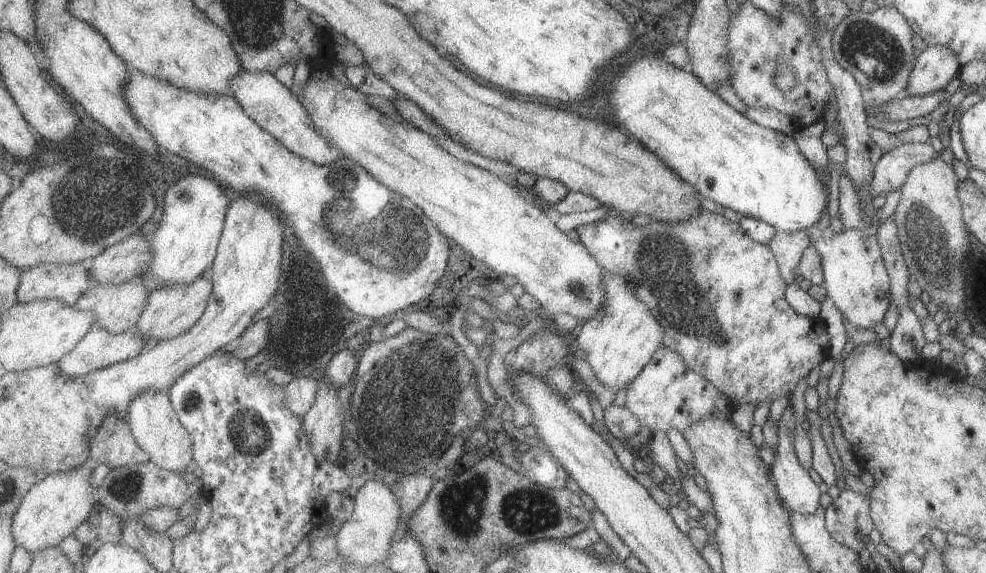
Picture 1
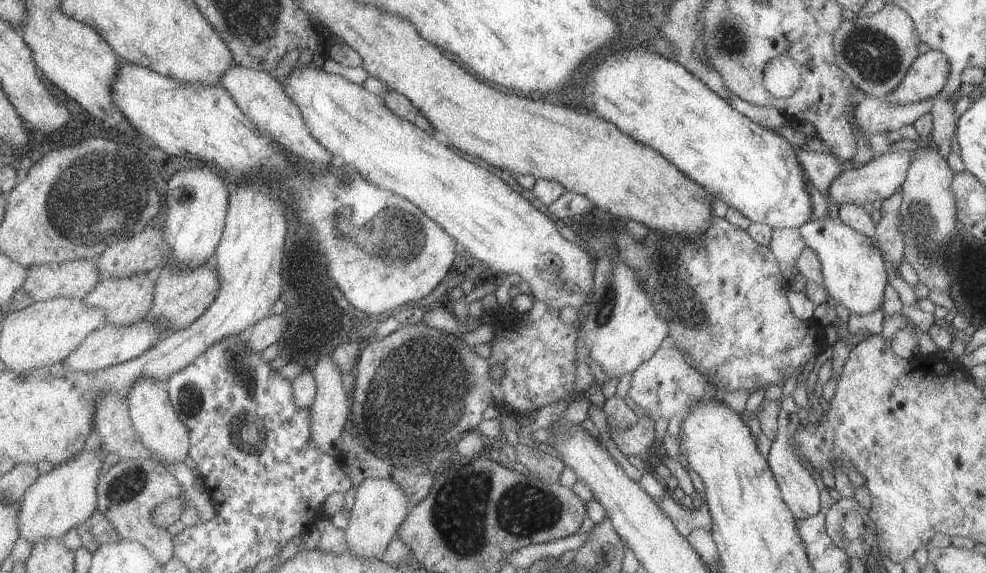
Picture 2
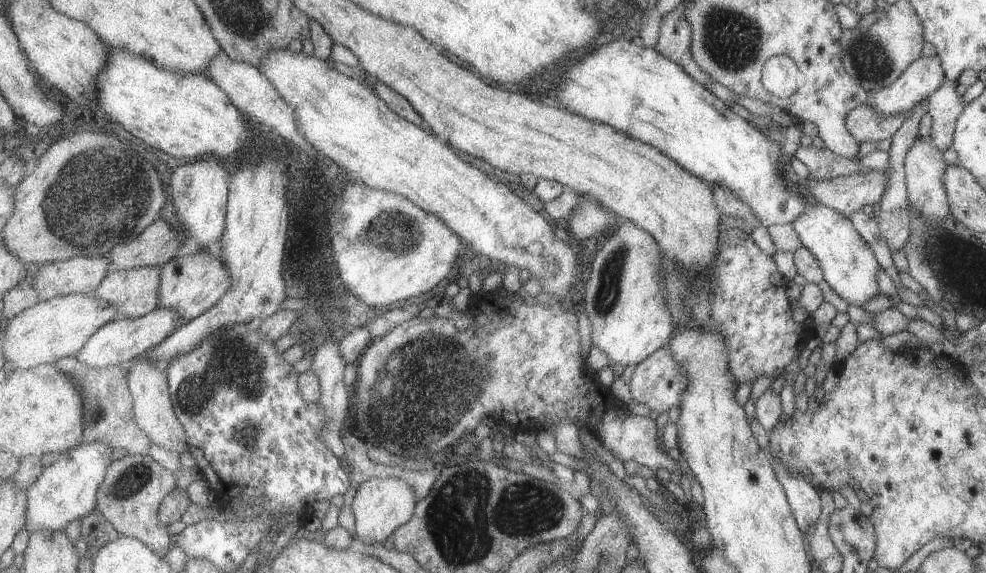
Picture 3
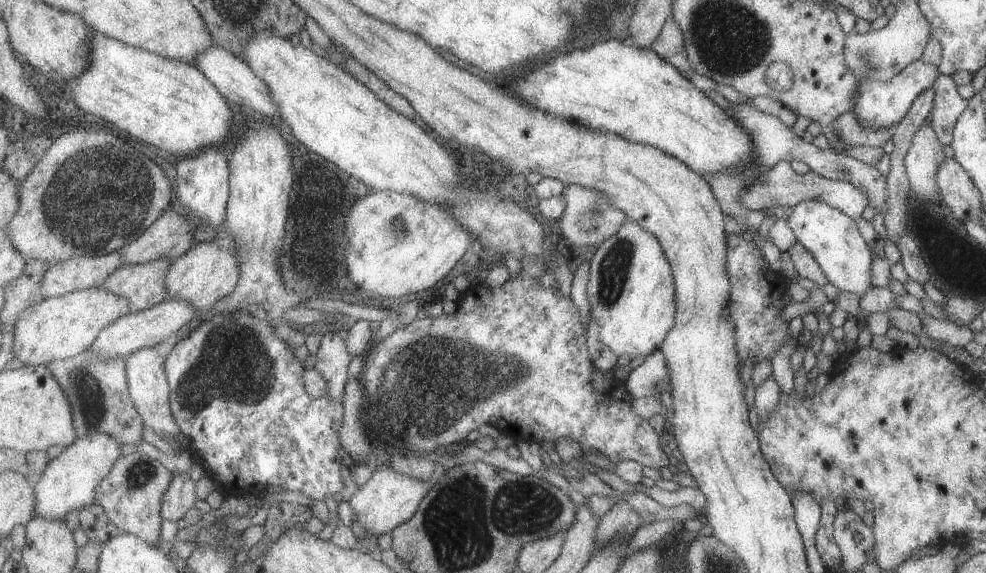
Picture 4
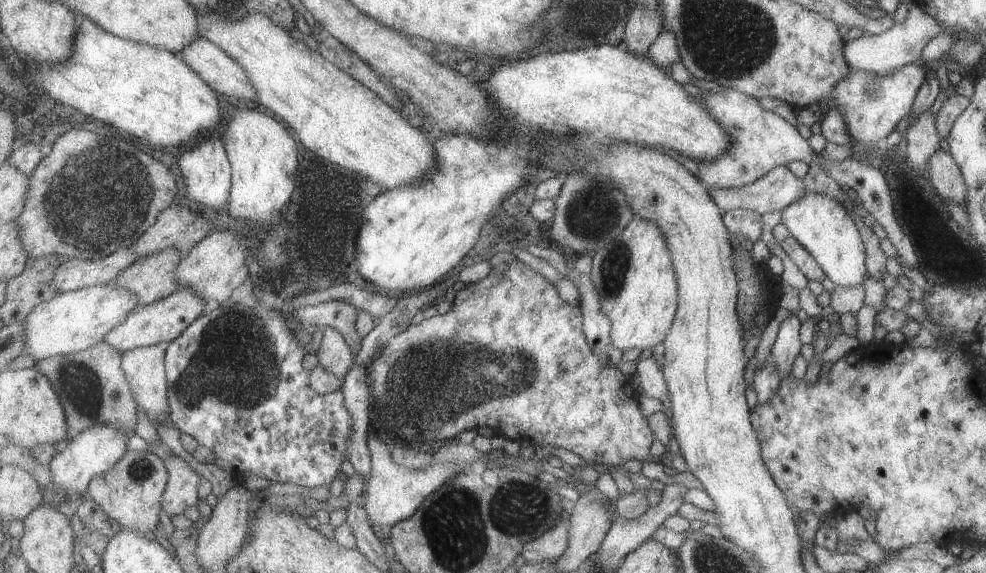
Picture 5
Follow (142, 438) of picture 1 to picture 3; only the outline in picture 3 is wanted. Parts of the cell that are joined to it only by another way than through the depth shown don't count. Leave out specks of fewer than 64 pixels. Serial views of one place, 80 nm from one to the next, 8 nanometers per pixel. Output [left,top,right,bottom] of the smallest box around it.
[128,357,189,454]

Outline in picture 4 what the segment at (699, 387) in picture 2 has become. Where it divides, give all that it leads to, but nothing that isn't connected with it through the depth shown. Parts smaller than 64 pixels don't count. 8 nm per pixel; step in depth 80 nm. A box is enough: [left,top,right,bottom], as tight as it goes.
[625,349,668,398]

